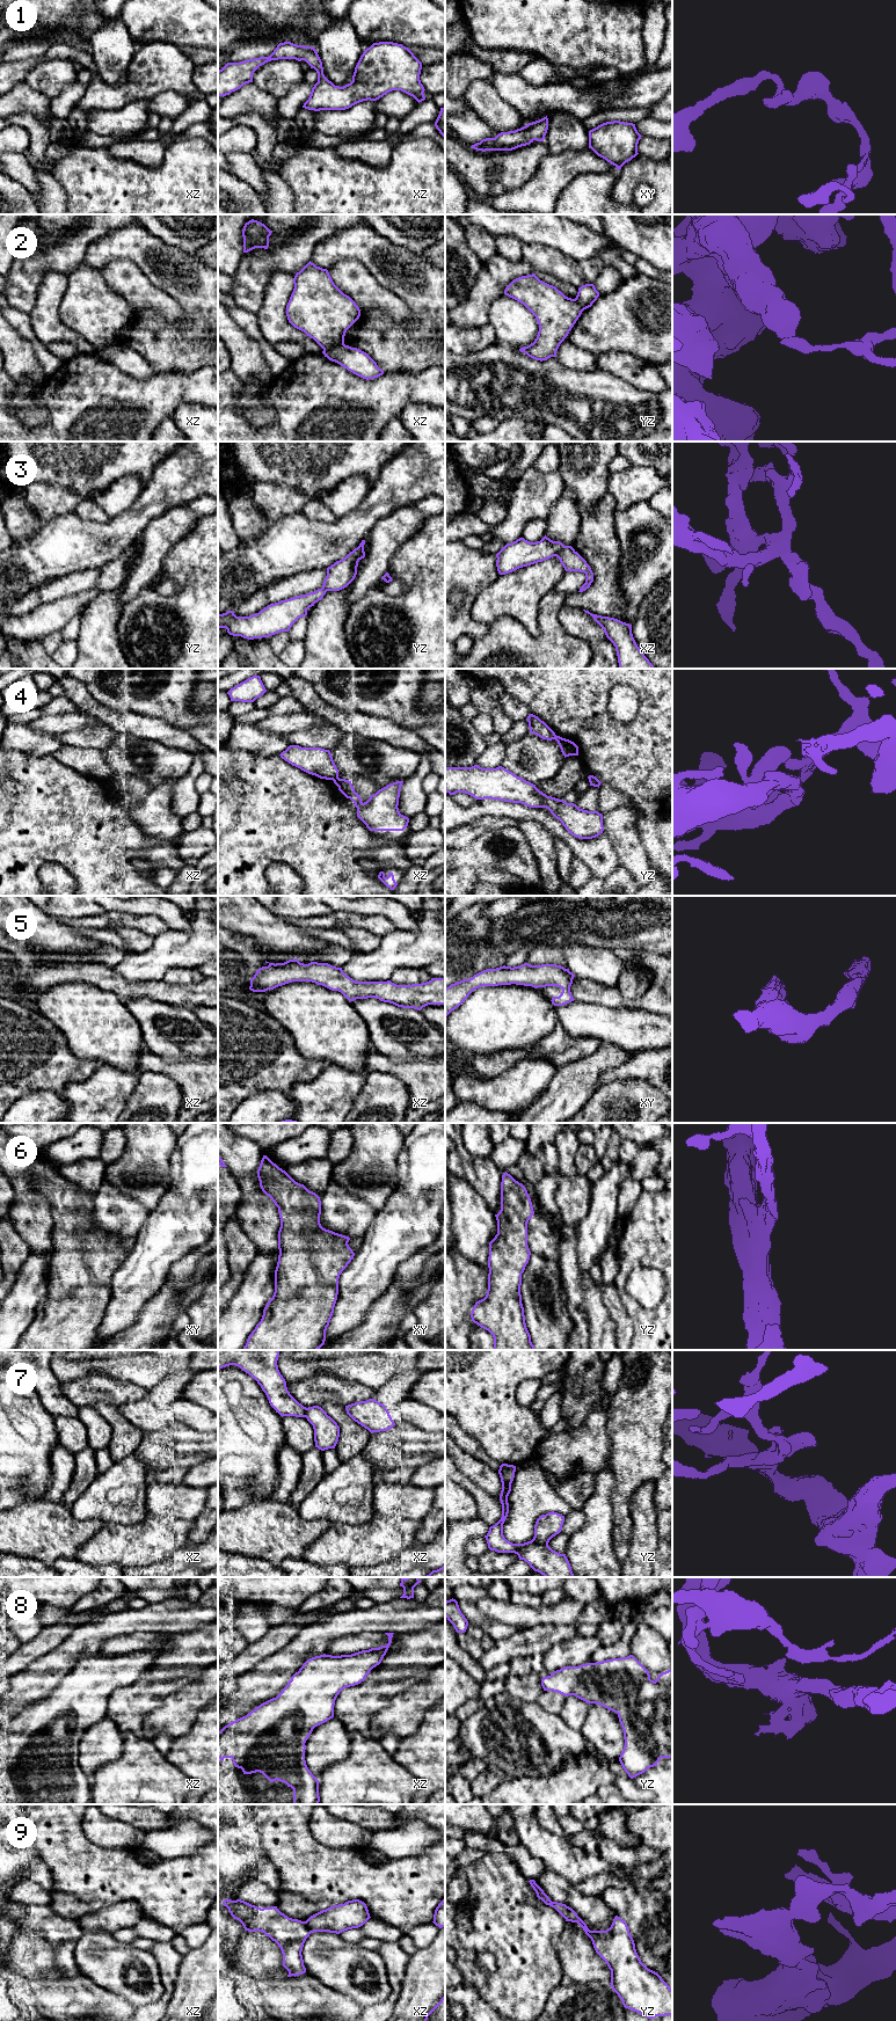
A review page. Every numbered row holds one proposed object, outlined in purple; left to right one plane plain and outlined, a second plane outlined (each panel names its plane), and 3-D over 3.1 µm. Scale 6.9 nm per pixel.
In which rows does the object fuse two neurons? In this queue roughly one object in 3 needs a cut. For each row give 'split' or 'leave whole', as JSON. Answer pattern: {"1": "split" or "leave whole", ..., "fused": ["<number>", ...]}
{"1": "leave whole", "2": "split", "3": "split", "4": "split", "5": "leave whole", "6": "leave whole", "7": "split", "8": "leave whole", "9": "split", "fused": ["2", "3", "4", "7", "9"]}

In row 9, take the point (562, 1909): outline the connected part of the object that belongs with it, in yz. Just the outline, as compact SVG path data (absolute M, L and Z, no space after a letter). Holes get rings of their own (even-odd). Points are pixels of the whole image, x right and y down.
M530 1880L529 1882L539 1899L541 1899L546 1905L554 1907L566 1919L566 1921L576 1922L576 1914L569 1909L569 1906L562 1903L552 1902L534 1880Z

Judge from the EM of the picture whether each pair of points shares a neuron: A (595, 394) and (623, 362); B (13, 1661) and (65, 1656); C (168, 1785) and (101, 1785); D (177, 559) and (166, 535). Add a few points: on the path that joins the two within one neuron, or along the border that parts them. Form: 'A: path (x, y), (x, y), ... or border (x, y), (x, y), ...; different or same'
A: border (597, 370), (610, 372), (635, 387); different
B: border (59, 1643), (35, 1658), (24, 1669); different
C: path (152, 1785), (117, 1785); same
D: border (191, 529), (167, 553), (159, 571); different

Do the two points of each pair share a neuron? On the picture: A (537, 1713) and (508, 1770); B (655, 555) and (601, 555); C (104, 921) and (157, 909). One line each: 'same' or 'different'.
A: same
B: different
C: different

